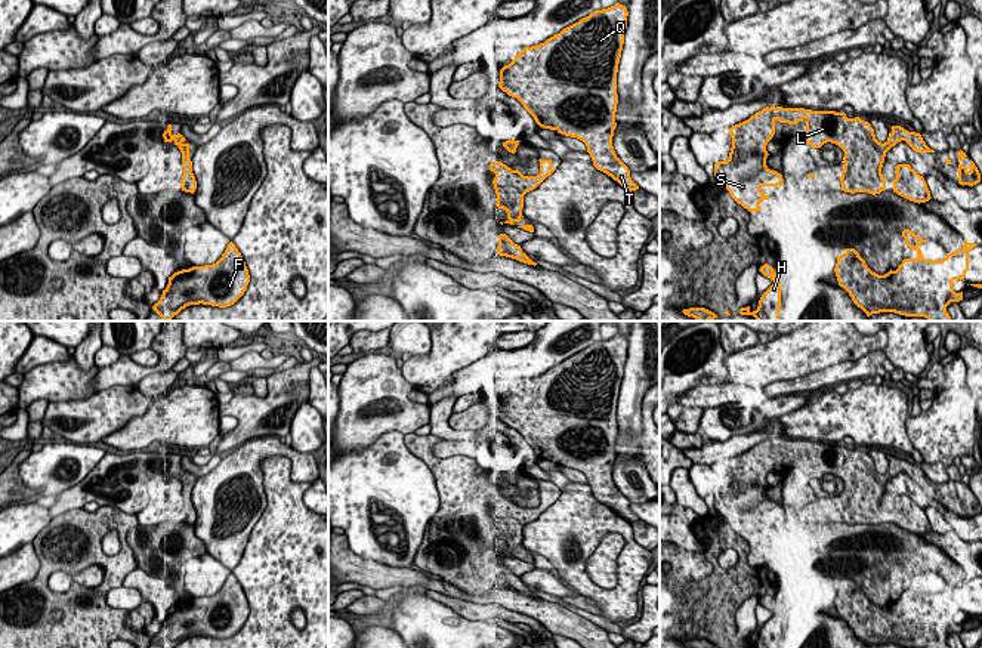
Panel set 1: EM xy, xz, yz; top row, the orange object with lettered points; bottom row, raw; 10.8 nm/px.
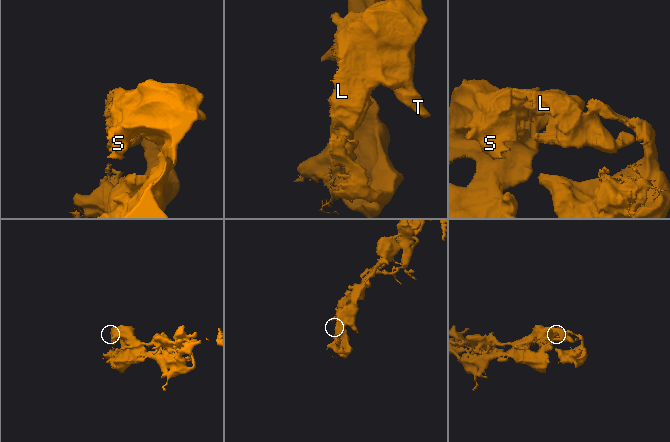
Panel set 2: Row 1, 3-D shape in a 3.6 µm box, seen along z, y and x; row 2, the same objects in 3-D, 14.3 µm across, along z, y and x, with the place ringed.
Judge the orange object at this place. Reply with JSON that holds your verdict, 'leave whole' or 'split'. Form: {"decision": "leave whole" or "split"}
{"decision": "leave whole"}

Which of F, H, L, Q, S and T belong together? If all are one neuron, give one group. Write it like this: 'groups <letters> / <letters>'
groups F H L Q S T

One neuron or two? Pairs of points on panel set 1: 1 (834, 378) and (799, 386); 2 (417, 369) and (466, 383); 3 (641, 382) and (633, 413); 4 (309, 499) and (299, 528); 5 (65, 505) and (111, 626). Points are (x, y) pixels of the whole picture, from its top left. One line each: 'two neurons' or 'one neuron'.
1: one neuron
2: two neurons
3: one neuron
4: two neurons
5: two neurons

